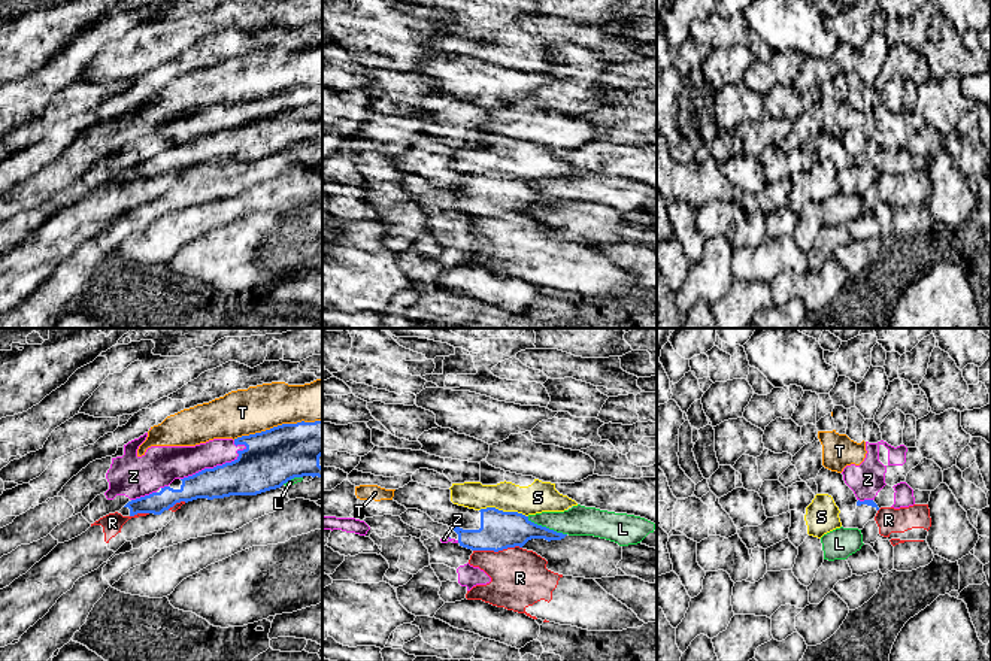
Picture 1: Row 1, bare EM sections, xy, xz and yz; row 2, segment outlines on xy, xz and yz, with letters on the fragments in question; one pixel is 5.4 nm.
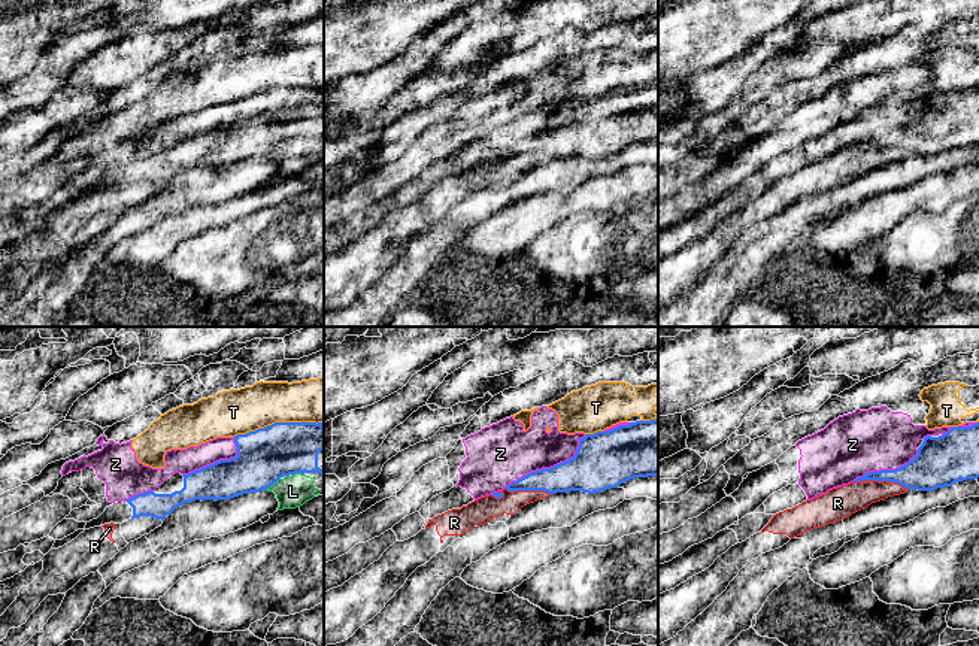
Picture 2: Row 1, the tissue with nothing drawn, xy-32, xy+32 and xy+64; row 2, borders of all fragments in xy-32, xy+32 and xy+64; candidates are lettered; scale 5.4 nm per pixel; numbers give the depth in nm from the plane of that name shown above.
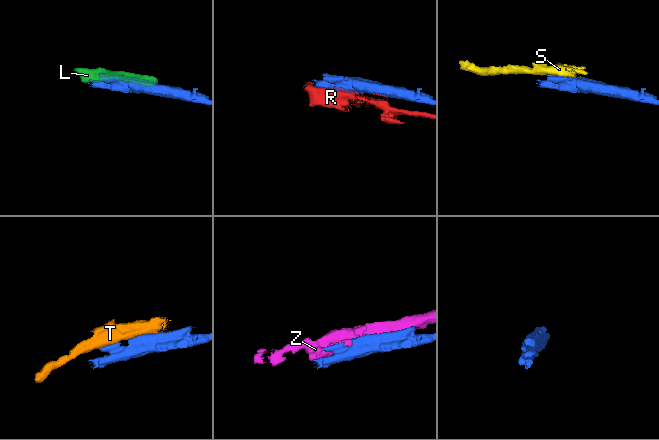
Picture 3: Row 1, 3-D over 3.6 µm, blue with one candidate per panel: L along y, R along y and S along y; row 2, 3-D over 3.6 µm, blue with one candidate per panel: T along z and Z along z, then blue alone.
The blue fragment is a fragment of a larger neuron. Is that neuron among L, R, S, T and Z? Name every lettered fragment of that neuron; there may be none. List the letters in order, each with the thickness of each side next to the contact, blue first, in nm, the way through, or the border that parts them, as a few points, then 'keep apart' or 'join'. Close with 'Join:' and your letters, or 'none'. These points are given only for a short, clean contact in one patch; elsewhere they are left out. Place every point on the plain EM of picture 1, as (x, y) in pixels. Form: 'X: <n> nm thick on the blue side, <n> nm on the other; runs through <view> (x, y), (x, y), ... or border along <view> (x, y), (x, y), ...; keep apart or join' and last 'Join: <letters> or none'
L: 220 nm thick on the blue side, 160 nm on the other; keep apart
R: 220 nm thick on the blue side, 300 nm on the other; keep apart
S: 220 nm thick on the blue side, 160 nm on the other; border along xz (479, 175), (517, 176), (527, 182); keep apart
T: 300 nm thick on the blue side, 240 nm on the other; keep apart
Z: 260 nm thick on the blue side, 180 nm on the other; keep apart
Join: none

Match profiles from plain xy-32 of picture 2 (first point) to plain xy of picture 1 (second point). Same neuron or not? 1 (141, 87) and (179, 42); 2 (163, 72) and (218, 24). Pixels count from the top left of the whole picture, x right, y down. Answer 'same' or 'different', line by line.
1: different
2: different

